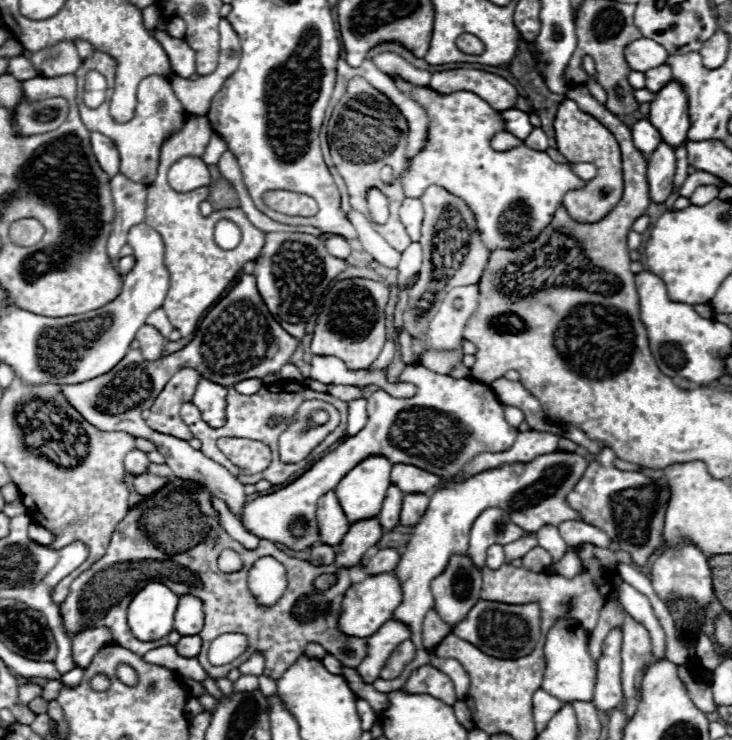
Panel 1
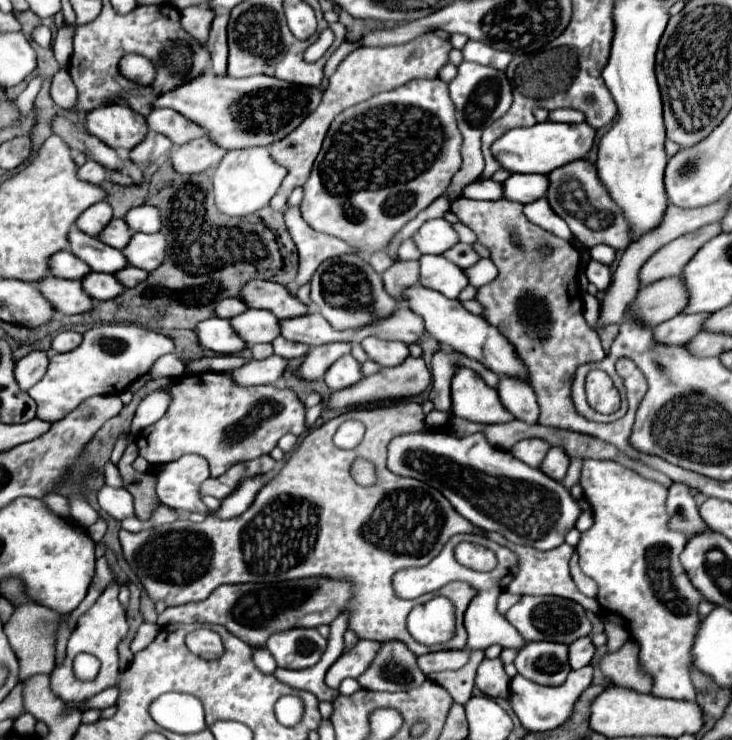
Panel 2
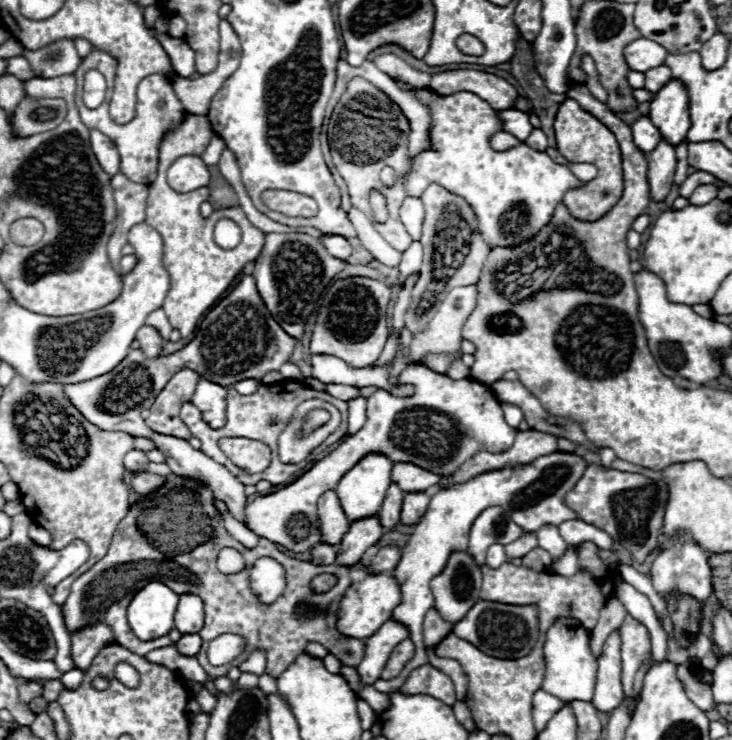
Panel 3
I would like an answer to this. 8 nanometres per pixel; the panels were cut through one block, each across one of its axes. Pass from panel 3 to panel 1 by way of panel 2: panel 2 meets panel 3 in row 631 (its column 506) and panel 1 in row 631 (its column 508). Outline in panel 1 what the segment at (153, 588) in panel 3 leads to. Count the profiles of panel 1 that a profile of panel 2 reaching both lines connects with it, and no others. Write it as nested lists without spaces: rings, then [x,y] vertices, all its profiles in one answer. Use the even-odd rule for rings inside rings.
[[[150,582],[142,588],[128,606],[128,626],[142,642],[152,642],[168,636],[174,624],[178,596],[158,584]]]

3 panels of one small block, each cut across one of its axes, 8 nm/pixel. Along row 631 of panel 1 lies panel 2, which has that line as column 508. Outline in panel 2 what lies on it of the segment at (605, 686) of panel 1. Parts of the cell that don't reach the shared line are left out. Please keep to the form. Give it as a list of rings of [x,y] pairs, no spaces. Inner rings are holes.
[[[522,596],[520,602],[508,610],[506,620],[514,628],[518,628],[518,632],[522,634],[522,638],[526,642],[546,640],[546,642],[570,644],[570,642],[574,642],[582,636],[588,636],[592,632],[592,624],[586,616],[586,610],[582,606],[578,606],[576,602],[558,598],[558,596]]]

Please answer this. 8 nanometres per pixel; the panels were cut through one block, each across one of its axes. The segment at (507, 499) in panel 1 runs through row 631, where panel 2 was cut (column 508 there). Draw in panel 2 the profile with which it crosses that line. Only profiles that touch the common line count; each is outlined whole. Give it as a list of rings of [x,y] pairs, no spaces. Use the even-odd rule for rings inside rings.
[[[458,366],[452,378],[452,414],[482,424],[500,424],[514,418],[502,406],[496,388],[486,386],[486,382],[466,366]]]

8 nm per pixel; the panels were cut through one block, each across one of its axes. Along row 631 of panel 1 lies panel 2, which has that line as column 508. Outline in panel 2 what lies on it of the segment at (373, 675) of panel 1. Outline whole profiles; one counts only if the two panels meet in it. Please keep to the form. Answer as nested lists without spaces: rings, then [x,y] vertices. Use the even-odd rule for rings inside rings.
[[[500,378],[498,394],[502,404],[514,414],[514,418],[530,424],[538,424],[538,402],[532,386],[518,378]]]

